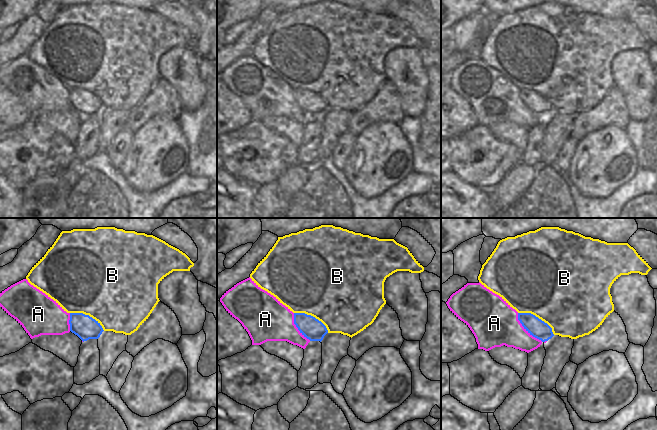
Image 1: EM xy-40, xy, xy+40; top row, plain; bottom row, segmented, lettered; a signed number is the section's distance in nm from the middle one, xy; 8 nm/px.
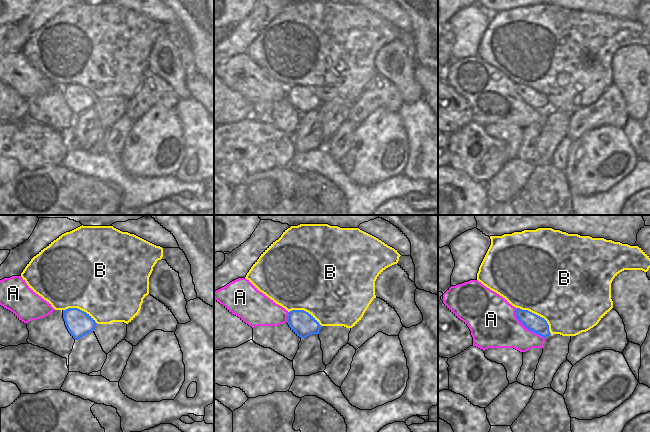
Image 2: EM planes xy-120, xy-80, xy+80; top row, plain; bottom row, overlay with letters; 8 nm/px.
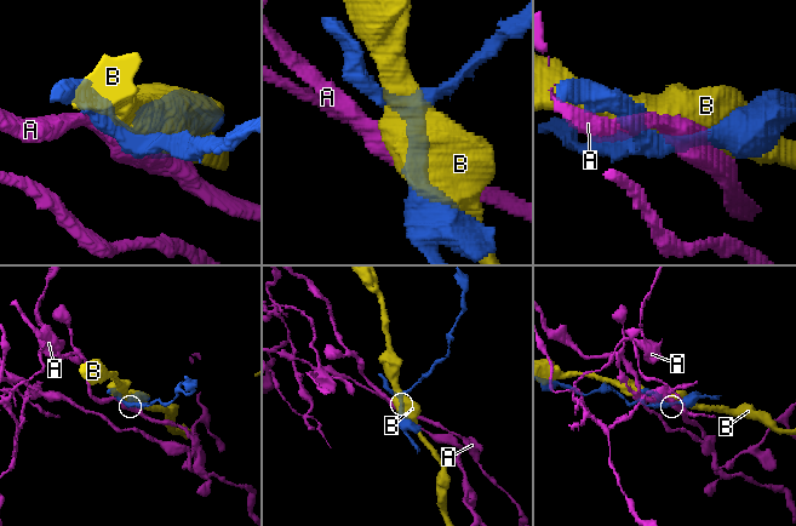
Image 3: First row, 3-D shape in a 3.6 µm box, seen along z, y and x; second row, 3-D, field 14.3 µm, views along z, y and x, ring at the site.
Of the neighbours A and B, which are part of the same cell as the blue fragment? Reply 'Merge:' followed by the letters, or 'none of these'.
Merge: none of these

